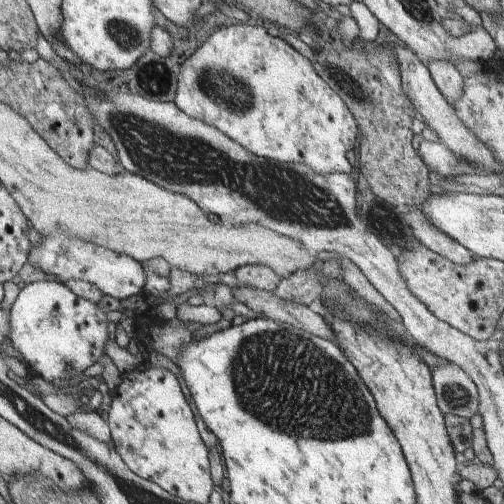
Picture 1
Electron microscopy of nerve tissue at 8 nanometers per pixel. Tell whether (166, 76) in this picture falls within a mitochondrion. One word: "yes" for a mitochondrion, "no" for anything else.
yes

